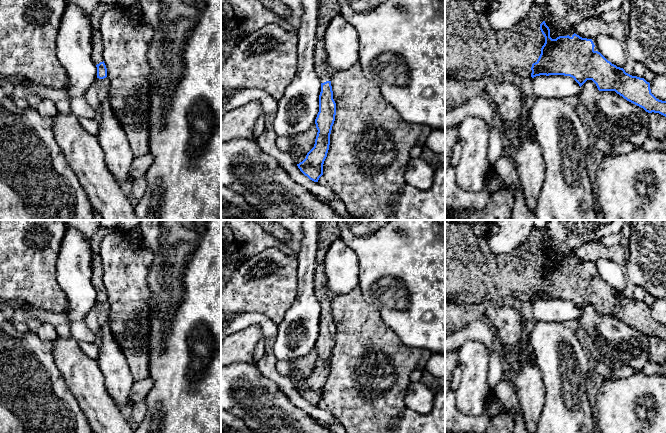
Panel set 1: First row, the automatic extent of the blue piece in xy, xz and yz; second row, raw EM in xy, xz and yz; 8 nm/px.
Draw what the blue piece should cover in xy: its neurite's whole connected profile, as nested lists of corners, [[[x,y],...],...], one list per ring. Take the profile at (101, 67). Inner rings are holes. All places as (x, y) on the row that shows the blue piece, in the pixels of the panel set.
[[[101,4],[97,10],[90,16],[92,26],[92,53],[91,57],[97,67],[97,78],[107,77],[107,68],[103,59],[103,43],[100,31],[100,22],[102,16],[116,4]]]

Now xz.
[[[318,0],[316,46],[314,50],[315,73],[321,81],[319,112],[315,119],[318,132],[314,147],[307,153],[306,158],[297,164],[300,171],[314,182],[318,182],[323,175],[323,164],[329,150],[330,134],[336,115],[331,77],[324,64],[326,63],[325,32],[331,20],[337,15],[340,15],[338,0]]]

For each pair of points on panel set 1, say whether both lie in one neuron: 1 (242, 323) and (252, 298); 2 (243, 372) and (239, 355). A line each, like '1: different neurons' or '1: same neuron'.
1: different neurons
2: different neurons

